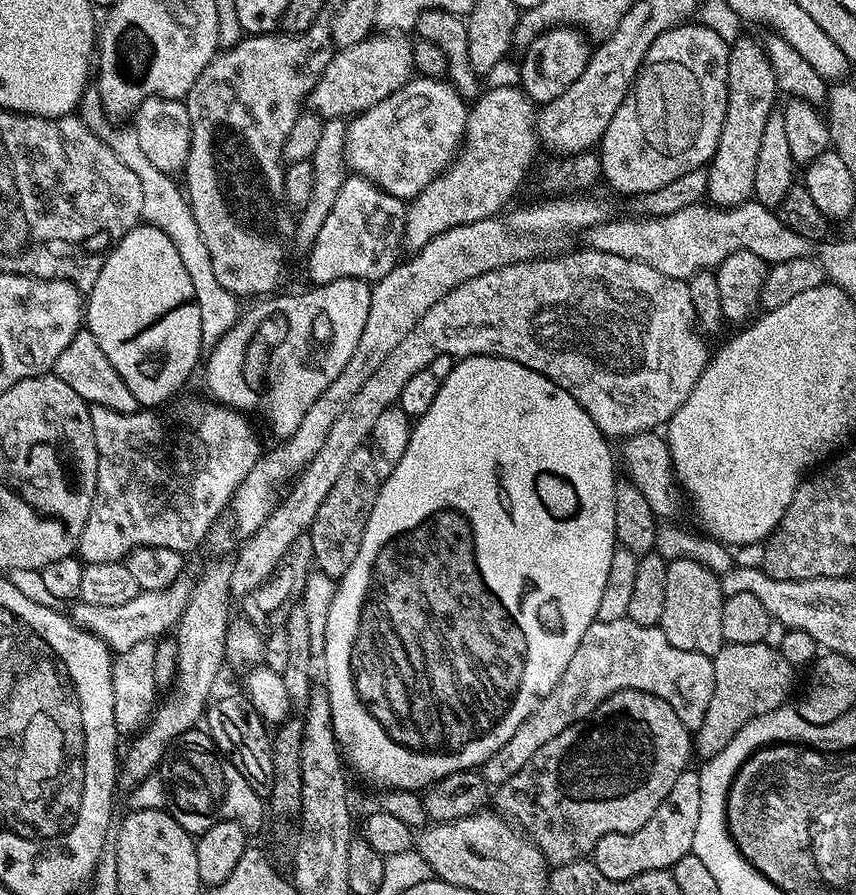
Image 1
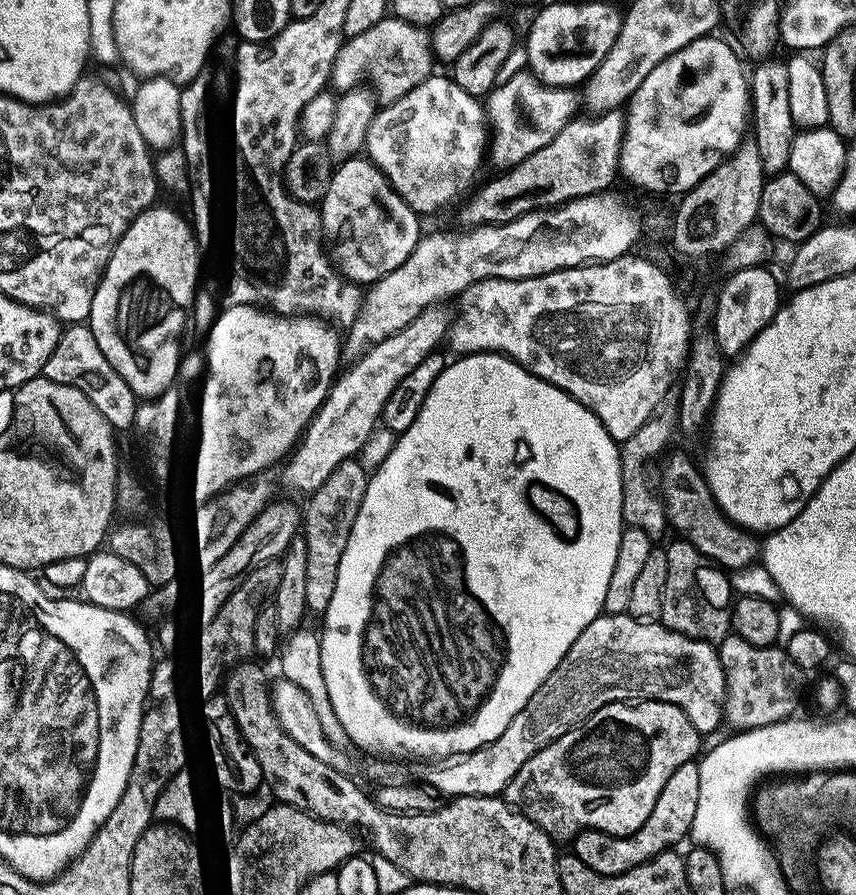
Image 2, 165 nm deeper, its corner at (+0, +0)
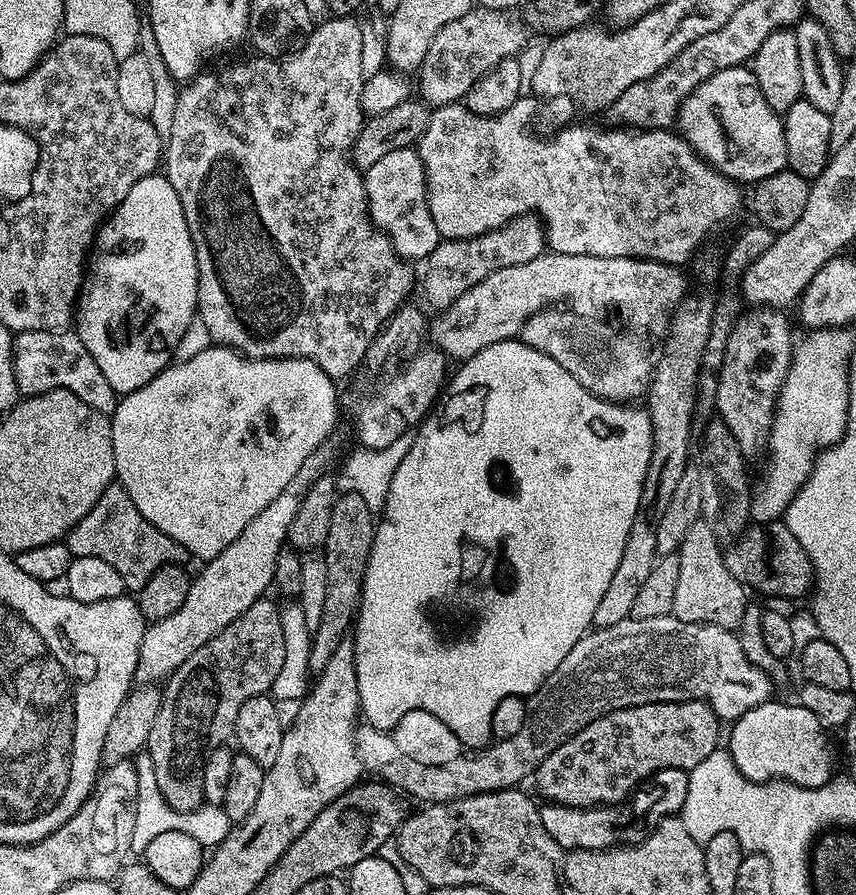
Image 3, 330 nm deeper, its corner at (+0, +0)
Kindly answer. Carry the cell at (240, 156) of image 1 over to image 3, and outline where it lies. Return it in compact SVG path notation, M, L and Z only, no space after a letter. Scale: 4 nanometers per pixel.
M337 16L328 18L325 24L317 23L308 35L307 42L287 58L256 54L253 55L253 60L244 60L241 64L224 69L218 75L203 73L193 76L190 82L179 89L172 131L166 137L166 151L162 156L163 163L168 163L166 175L170 186L174 186L186 216L192 216L196 224L216 282L230 308L237 311L244 336L248 340L260 342L252 359L274 360L281 356L303 356L316 361L320 369L336 382L363 365L364 355L373 338L391 316L405 307L404 299L412 292L413 265L396 253L391 238L372 223L364 178L351 158L352 147L366 121L365 112L360 108L360 95L366 79L362 66L366 32L354 21L355 19L346 16Z

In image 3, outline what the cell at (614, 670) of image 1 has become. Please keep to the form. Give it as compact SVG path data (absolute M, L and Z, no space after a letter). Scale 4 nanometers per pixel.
M663 616L662 618L642 618L637 620L629 618L618 622L612 626L598 628L589 631L574 646L574 650L570 650L570 654L566 654L566 658L562 658L562 662L558 662L558 670L554 670L554 674L550 674L542 682L542 686L531 696L527 697L528 713L524 716L524 725L517 730L513 736L508 736L505 740L497 739L495 742L489 743L482 748L465 748L461 745L460 739L450 730L450 726L446 726L446 722L442 722L434 714L430 714L426 710L410 710L401 720L390 730L381 730L371 726L360 726L356 730L356 749L360 755L360 763L365 773L373 772L373 777L379 778L388 785L392 785L401 793L409 792L412 796L424 800L420 802L443 802L446 800L461 800L467 796L477 796L483 792L503 792L505 788L516 788L519 780L524 780L535 773L536 767L546 759L554 750L558 750L558 746L562 746L562 742L566 742L574 734L578 734L578 730L582 730L590 722L594 722L600 716L606 715L619 708L633 708L634 706L642 706L643 704L665 704L666 702L682 702L683 700L705 700L714 710L714 714L719 716L721 721L733 722L740 716L746 714L762 703L766 703L773 695L774 685L772 677L766 675L758 666L754 666L750 662L750 658L746 658L746 654L742 654L742 646L740 645L740 637L735 631L727 628L719 628L713 624L691 624L690 622L682 622L676 616Z

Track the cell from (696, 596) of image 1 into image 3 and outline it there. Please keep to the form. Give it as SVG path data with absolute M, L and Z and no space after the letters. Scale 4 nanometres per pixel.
M696 520L694 526L686 530L686 538L682 538L678 551L678 587L674 593L672 615L691 624L713 624L729 630L739 629L746 607L746 588L734 578L734 574L730 574L724 561L722 541L715 536L705 520Z

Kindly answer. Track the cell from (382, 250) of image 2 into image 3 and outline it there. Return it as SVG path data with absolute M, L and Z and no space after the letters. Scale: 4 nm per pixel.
M404 147L391 150L384 158L374 163L374 166L363 173L364 189L368 199L368 213L372 223L379 231L387 234L392 240L394 250L409 262L424 262L432 251L440 244L442 237L438 226L434 226L434 218L430 214L428 205L428 183L424 177L424 163L419 151L415 147Z

